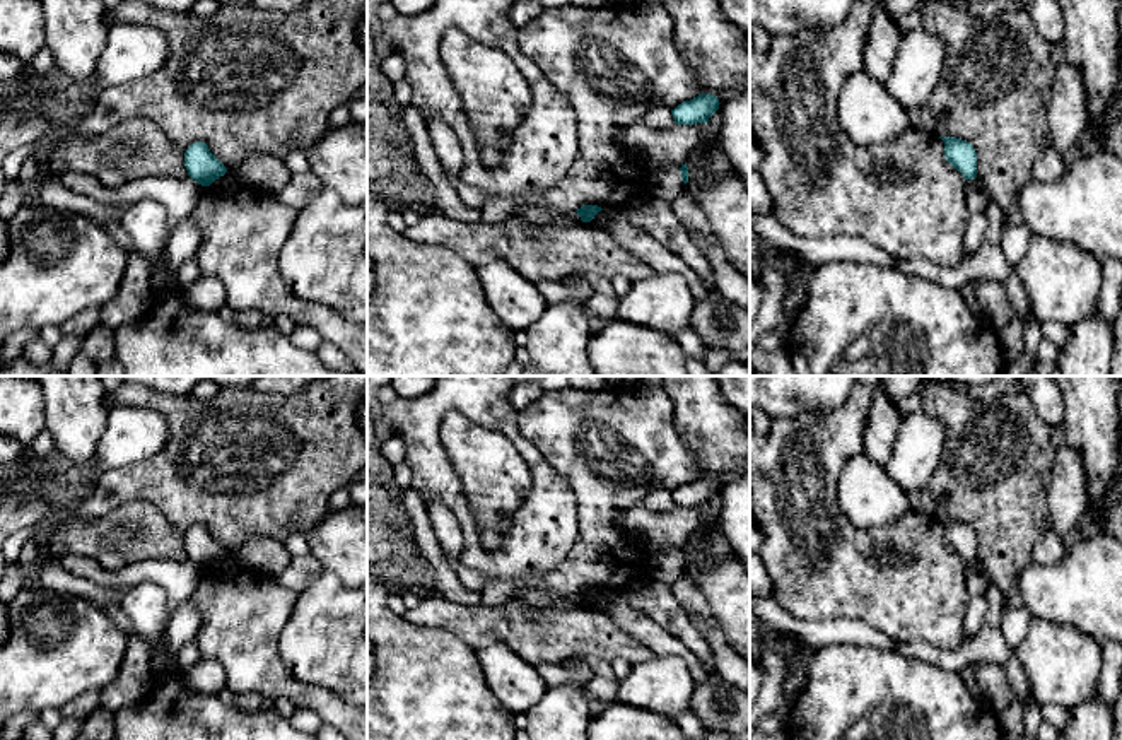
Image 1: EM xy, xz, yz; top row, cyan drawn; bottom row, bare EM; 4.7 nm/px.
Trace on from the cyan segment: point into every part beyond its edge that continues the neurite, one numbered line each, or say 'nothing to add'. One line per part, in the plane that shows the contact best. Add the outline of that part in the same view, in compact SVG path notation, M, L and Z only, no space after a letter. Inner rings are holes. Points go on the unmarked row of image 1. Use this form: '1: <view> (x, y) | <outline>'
nothing to add

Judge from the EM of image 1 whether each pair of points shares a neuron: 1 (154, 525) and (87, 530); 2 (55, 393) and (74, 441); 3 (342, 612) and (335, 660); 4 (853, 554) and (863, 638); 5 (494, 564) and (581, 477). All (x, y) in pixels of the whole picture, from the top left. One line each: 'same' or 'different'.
1: same
2: same
3: same
4: different
5: different

